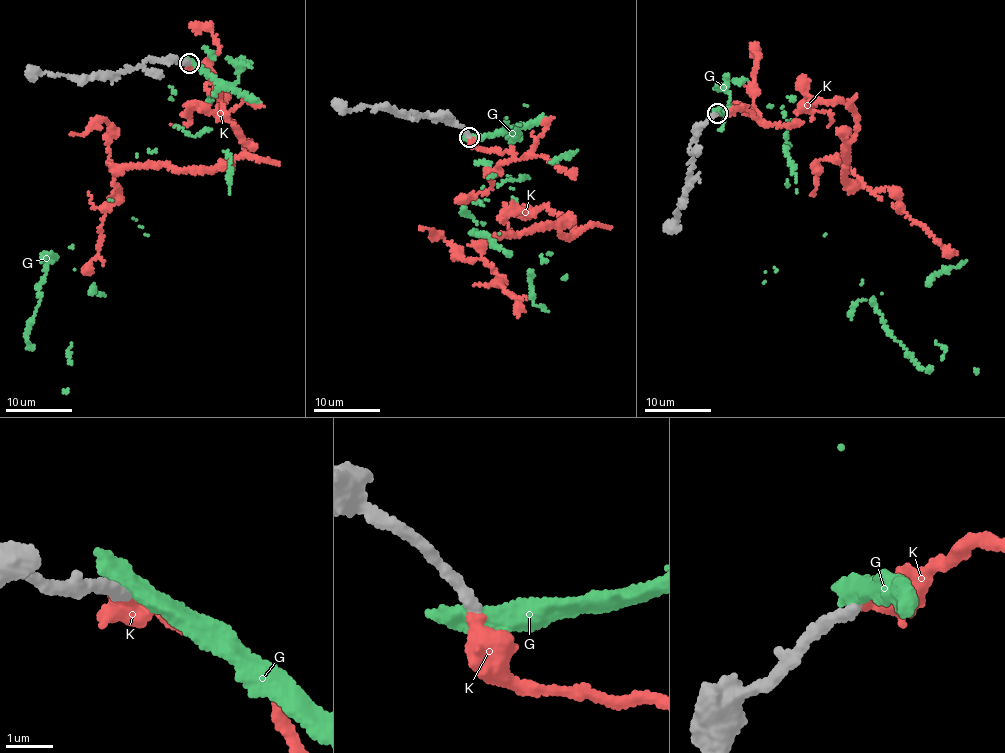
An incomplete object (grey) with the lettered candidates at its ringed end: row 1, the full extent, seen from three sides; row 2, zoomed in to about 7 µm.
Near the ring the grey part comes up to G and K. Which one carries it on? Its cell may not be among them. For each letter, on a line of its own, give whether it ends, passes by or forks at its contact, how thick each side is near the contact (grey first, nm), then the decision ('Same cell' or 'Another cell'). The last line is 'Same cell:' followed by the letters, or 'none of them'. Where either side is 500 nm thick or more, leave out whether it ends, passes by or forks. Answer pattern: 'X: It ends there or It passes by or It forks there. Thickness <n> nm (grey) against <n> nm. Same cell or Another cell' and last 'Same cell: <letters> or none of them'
G: Thickness 260 nm (grey) against 550 nm. Another cell
K: It ends there. Thickness 240 nm (grey) against 460 nm. Same cell
Same cell: K

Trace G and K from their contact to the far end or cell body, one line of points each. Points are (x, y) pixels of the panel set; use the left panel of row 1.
G: (188, 63), (213, 80), (208, 128), (175, 127), (137, 155), (45, 266), (27, 336), (71, 363), (65, 394)
K: (190, 63), (250, 147), (241, 134), (241, 153), (212, 169), (116, 172), (85, 272)

